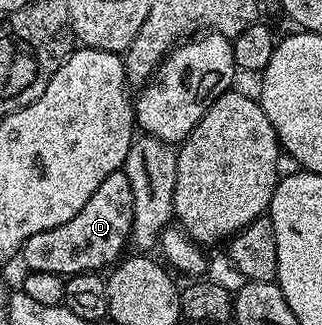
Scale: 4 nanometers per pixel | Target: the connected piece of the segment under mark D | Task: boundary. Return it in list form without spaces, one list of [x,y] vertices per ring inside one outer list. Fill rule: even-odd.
[[[120,169],[112,172],[112,176],[108,176],[104,184],[96,188],[96,192],[92,192],[92,200],[88,200],[88,204],[84,204],[84,208],[80,208],[80,212],[76,212],[68,224],[60,224],[60,228],[48,228],[48,232],[36,232],[36,236],[28,236],[21,248],[20,259],[22,258],[27,271],[56,272],[63,276],[102,272],[113,267],[123,257],[122,249],[128,246],[131,228],[132,184],[128,184],[125,169]]]

